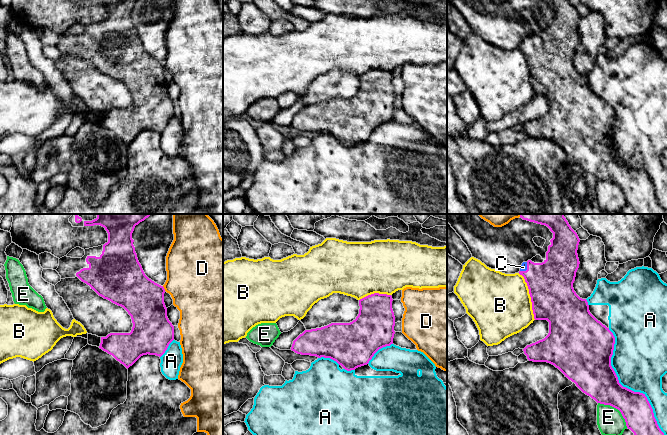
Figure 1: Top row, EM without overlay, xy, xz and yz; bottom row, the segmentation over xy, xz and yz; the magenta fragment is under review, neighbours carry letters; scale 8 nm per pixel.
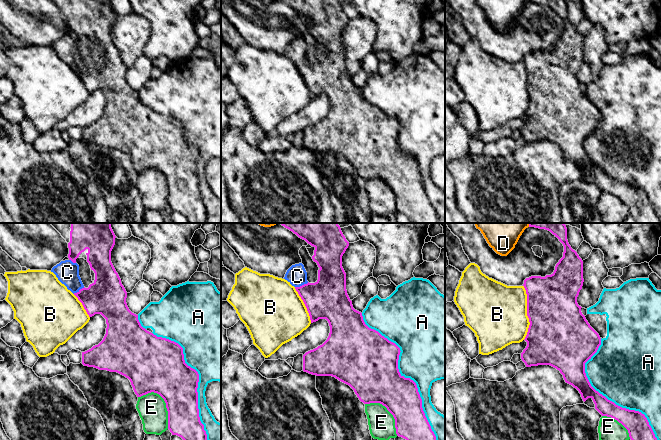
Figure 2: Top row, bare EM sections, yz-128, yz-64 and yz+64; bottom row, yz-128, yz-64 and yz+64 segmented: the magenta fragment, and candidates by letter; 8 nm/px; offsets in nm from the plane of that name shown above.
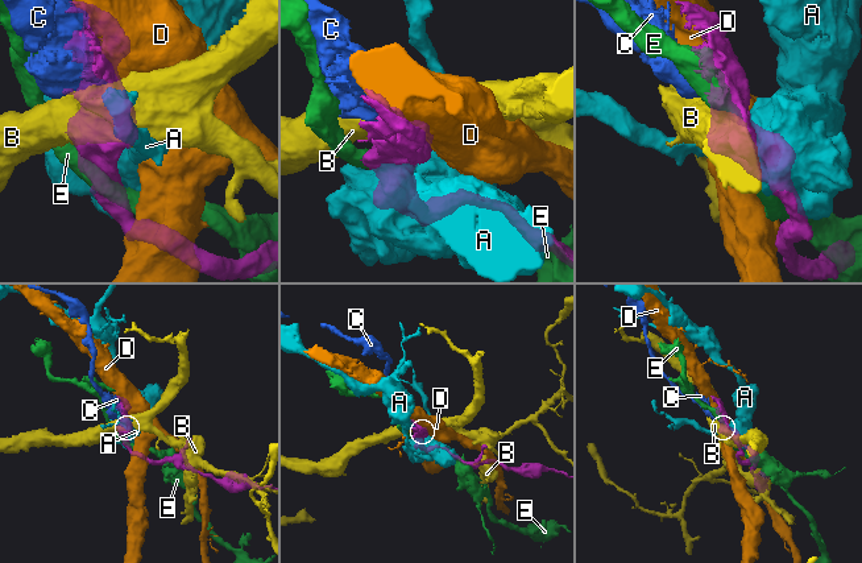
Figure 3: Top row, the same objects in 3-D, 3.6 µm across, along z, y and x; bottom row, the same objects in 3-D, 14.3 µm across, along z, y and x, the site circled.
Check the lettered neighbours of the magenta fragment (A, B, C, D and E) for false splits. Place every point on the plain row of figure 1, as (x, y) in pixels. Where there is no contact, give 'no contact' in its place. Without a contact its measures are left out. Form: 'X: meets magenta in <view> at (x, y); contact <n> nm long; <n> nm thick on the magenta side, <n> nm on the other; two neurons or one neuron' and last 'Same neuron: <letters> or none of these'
A: meets magenta in yz at (625, 163); contact 1000 nm long; 300 nm thick on the magenta side, 440 nm on the other; two neurons
B: meets magenta in yz at (530, 72); contact 400 nm long; 360 nm thick on the magenta side, 500 nm on the other; two neurons
C: meets magenta in yz at (527, 45); contact 100 nm long; 360 nm thick on the magenta side, 50 nm on the other; one neuron
D: meets magenta in xy at (163, 64); contact 50 nm long; 320 nm thick on the magenta side, 440 nm on the other; two neurons
E: meets magenta in yz at (617, 184); contact 320 nm long; 280 nm thick on the magenta side, 220 nm on the other; two neurons
Same neuron: C

